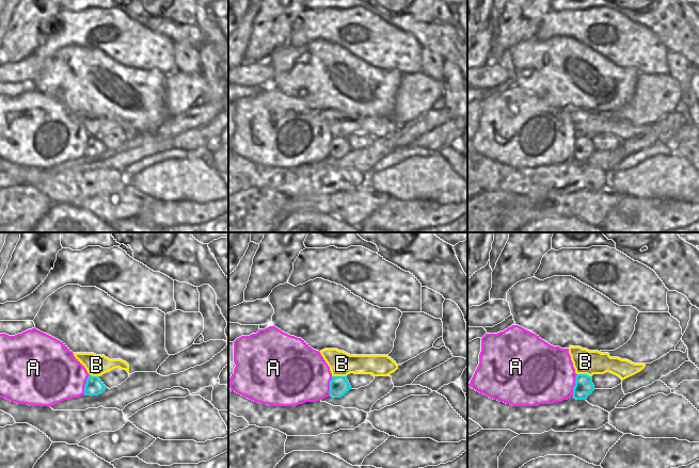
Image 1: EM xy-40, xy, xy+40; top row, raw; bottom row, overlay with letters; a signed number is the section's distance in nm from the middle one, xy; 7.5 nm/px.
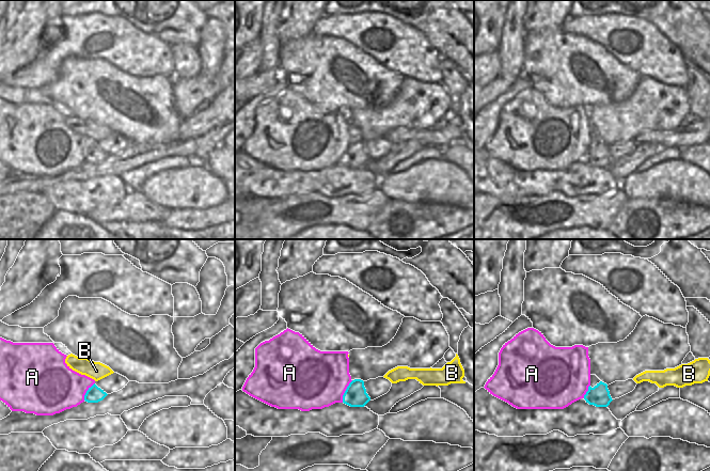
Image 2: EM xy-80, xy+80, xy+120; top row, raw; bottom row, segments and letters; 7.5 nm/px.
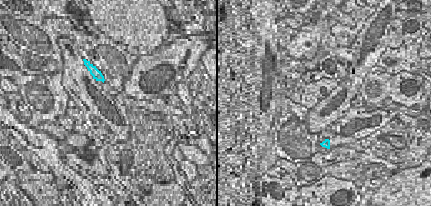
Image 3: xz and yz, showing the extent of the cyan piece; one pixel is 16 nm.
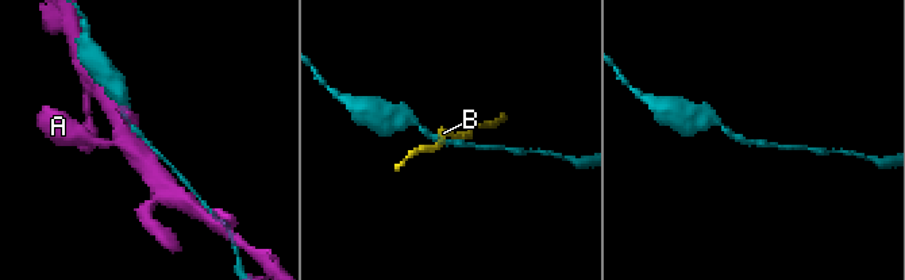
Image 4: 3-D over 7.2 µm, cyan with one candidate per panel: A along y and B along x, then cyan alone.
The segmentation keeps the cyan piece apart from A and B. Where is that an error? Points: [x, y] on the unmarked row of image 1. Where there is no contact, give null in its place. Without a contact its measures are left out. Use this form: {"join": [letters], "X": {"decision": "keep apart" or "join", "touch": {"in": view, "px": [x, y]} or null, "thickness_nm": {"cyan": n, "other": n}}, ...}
{"join": [], "A": {"decision": "keep apart", "touch": {"in": "xy+40", "px": [574, 147]}, "thickness_nm": {"cyan": 140, "other": 440}}, "B": {"decision": "keep apart", "touch": {"in": "xy", "px": [339, 138]}, "thickness_nm": {"cyan": 140, "other": 190}}}

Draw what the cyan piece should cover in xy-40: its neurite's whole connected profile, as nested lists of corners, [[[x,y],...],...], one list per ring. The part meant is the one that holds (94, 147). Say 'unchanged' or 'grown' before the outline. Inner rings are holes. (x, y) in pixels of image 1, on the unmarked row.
unchanged; [[[89,136],[84,147],[84,157],[98,157],[106,151],[104,144],[97,139]]]

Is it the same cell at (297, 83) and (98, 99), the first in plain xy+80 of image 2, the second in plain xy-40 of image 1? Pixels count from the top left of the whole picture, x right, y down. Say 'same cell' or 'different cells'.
same cell

